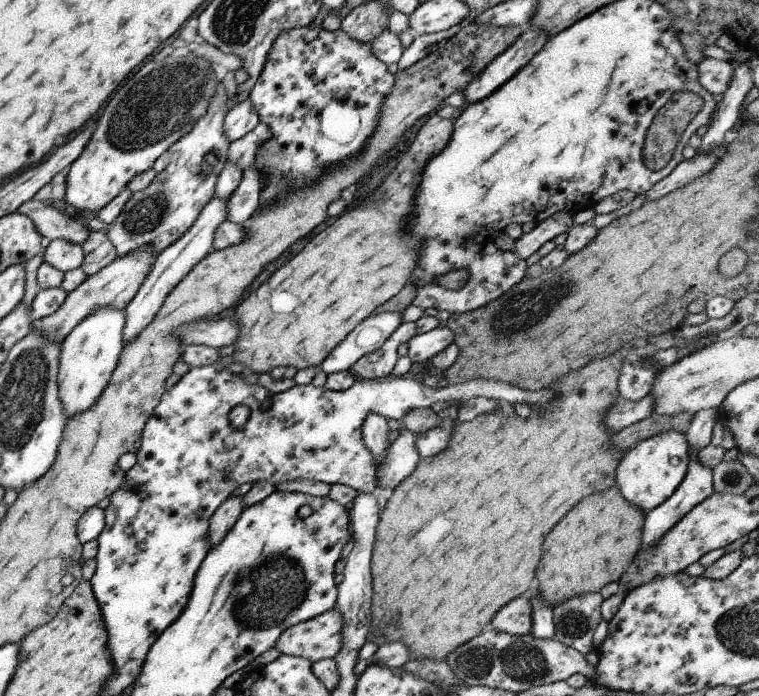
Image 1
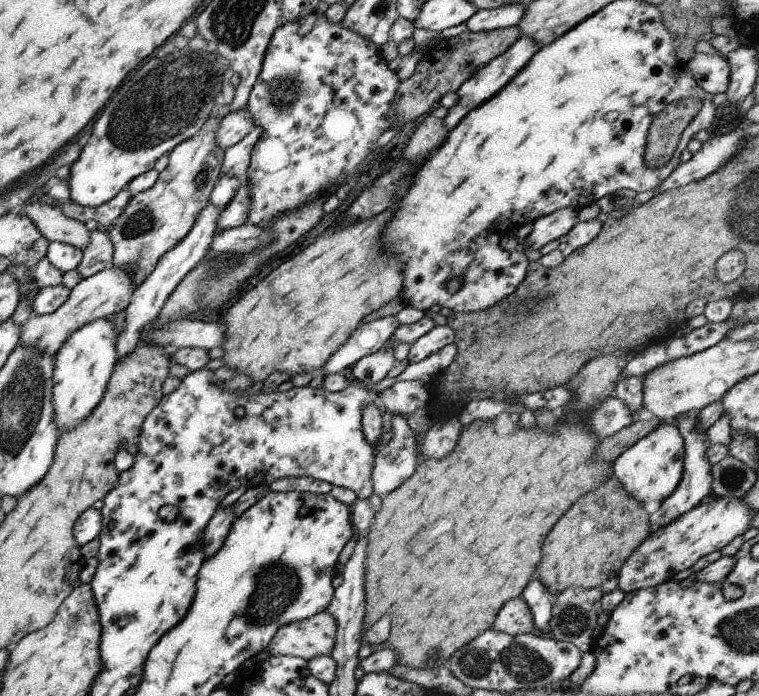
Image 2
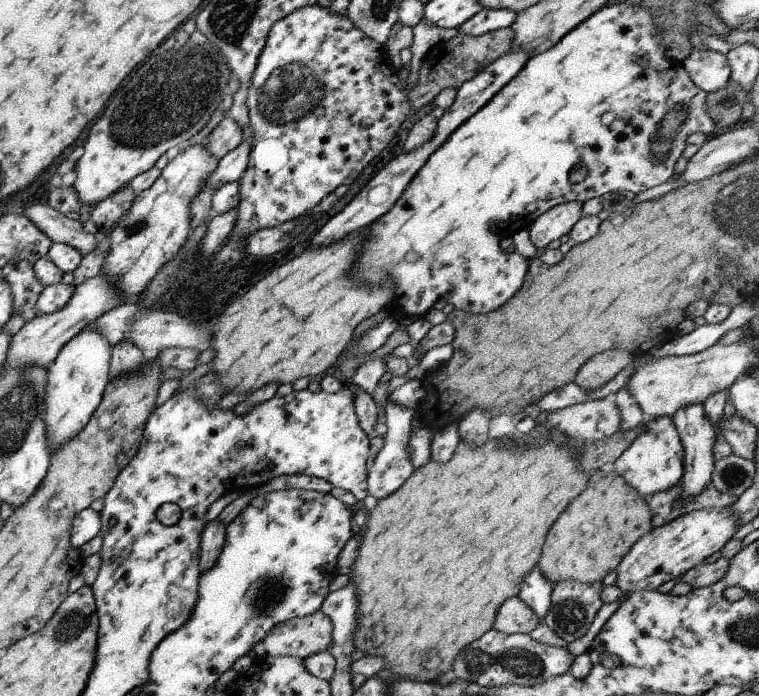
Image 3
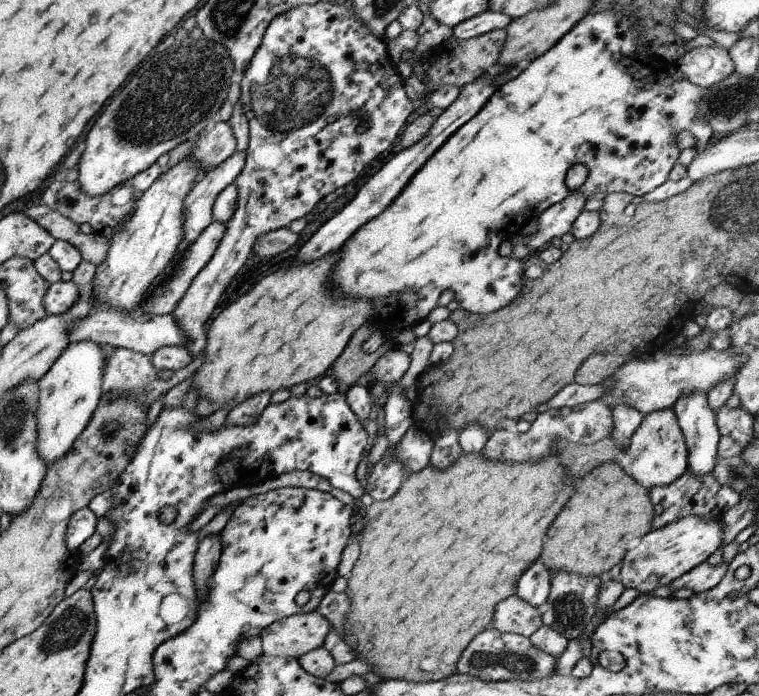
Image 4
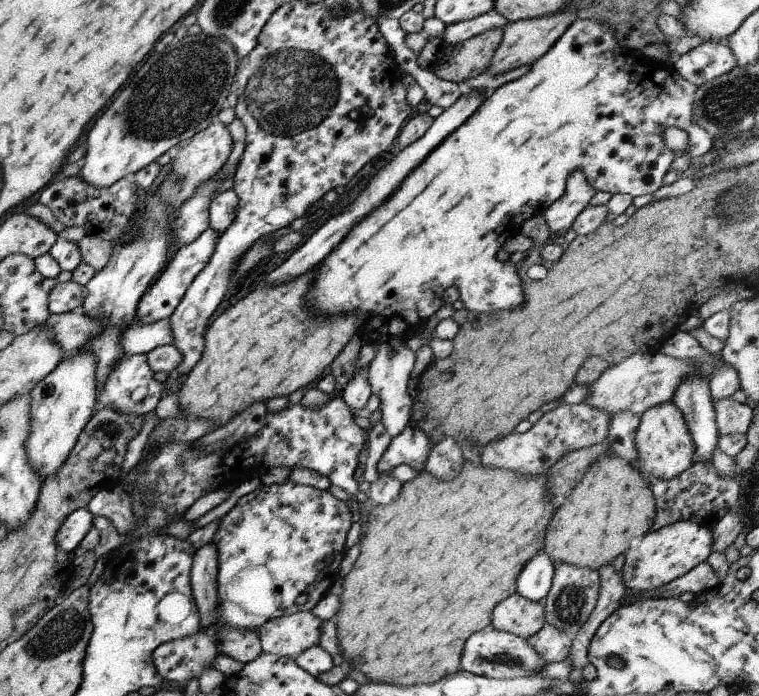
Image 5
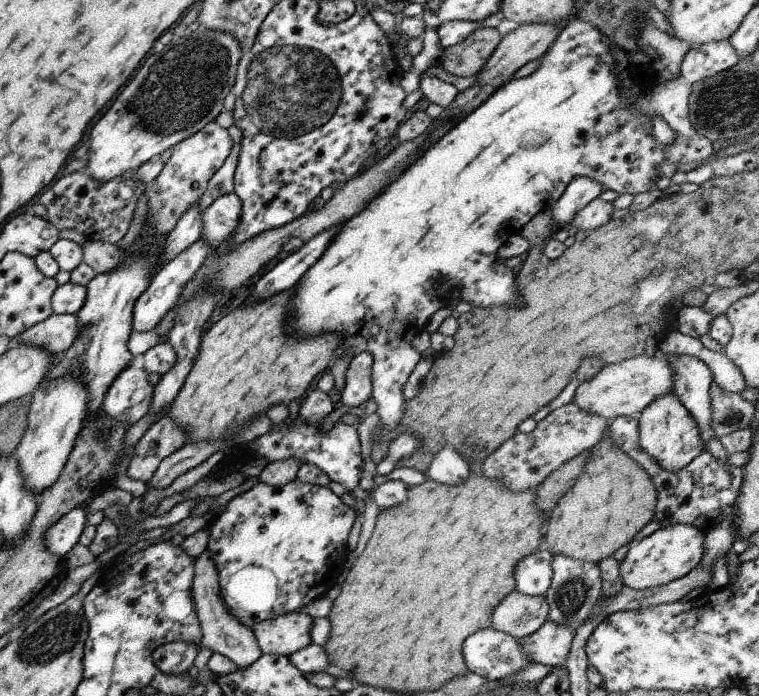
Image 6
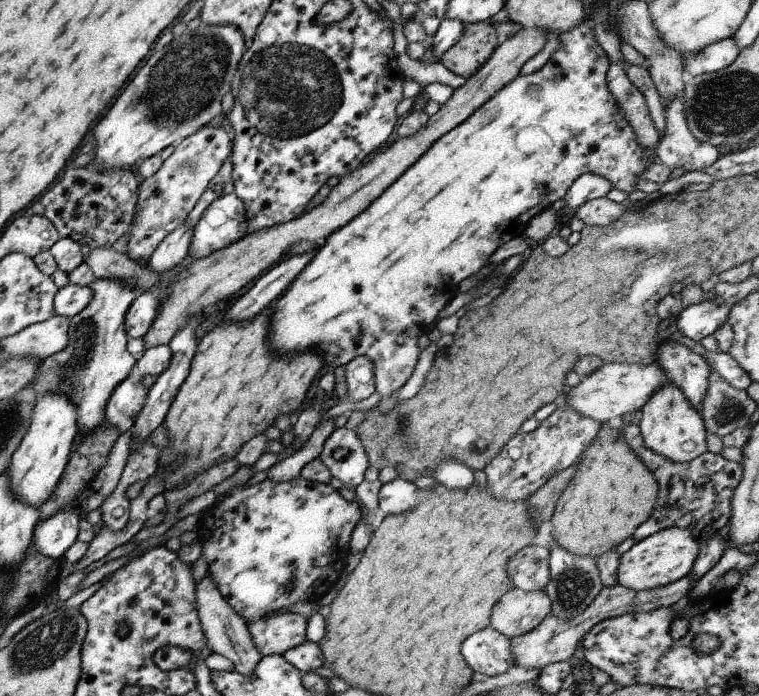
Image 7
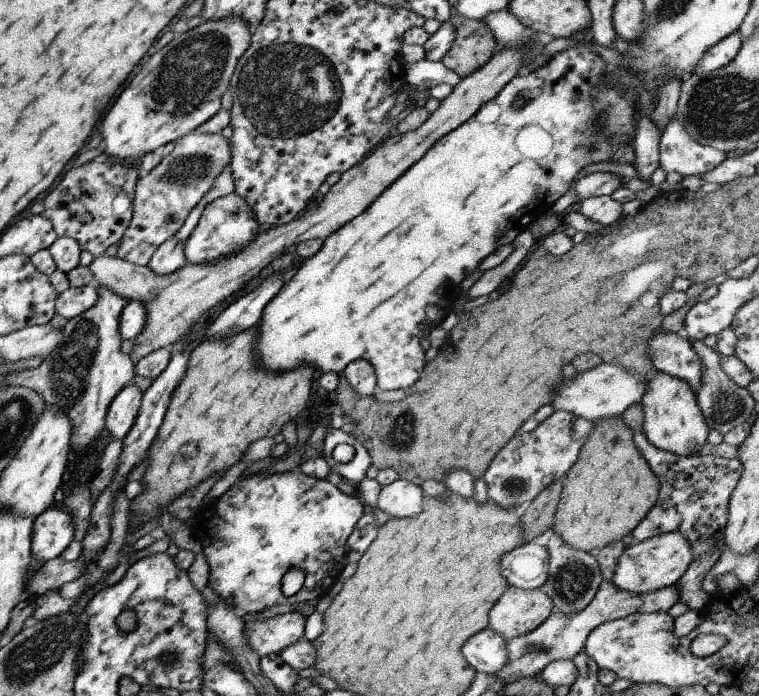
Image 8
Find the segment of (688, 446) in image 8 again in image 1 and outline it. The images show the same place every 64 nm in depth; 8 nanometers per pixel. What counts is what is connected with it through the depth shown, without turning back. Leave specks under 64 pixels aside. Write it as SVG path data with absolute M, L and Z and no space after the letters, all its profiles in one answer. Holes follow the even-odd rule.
M675 430L659 432L657 436L639 442L632 450L622 454L615 468L615 485L619 494L641 512L651 511L667 500L681 484L687 472L689 455L684 435Z

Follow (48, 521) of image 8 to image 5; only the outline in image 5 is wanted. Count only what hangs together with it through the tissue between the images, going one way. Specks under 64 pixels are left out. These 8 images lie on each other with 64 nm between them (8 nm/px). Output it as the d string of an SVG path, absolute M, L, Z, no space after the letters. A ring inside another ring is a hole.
M81 507L74 512L71 512L63 524L57 528L55 534L55 544L59 550L70 553L81 543L85 538L91 526L93 525L94 516L85 507Z

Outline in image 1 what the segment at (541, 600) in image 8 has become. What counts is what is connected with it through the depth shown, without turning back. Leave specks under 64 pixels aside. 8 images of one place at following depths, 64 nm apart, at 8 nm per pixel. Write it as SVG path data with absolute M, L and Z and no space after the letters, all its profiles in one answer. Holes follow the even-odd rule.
M527 594L507 602L497 610L488 627L514 636L524 636L531 631L531 620L531 602Z

